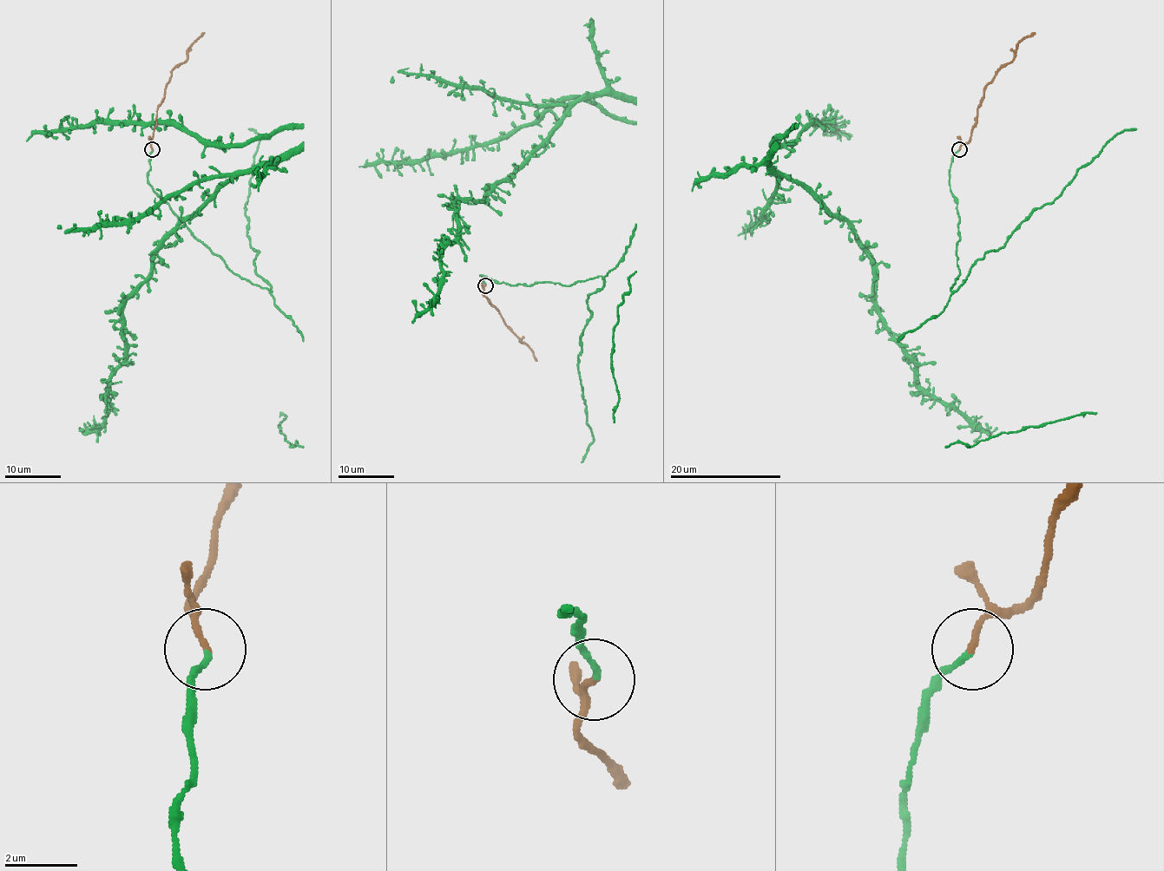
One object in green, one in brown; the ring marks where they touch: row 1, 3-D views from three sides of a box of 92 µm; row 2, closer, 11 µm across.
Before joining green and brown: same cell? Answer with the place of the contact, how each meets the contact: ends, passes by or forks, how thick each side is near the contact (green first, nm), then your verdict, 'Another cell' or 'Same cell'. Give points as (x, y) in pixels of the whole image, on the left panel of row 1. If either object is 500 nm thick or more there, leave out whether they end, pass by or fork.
Place: (152, 149). At the ring green ends. At the ring brown ends. Thickness 150 nm (green) against 170 nm. Same cell

